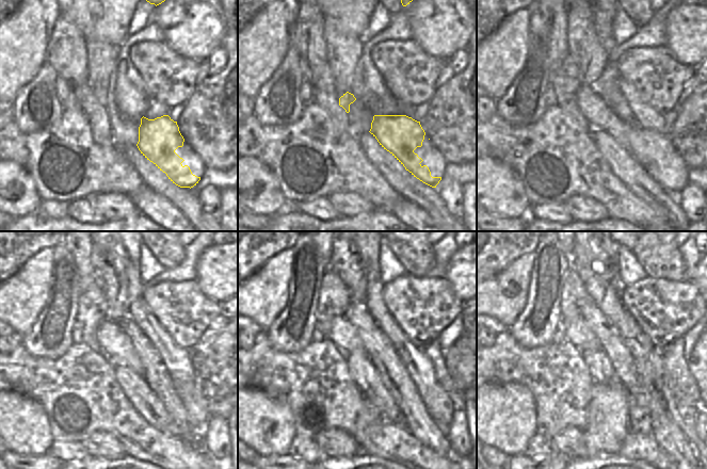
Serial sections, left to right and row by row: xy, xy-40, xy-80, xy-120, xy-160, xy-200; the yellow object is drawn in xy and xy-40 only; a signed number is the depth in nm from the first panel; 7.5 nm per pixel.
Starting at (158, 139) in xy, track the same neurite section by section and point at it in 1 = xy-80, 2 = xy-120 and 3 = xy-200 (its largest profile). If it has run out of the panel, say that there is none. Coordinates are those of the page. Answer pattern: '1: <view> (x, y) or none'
1: xy-80 (640, 142)
2: xy-120 (115, 344)
3: xy-200 (577, 332)

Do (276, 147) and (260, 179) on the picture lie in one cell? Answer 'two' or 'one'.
two

